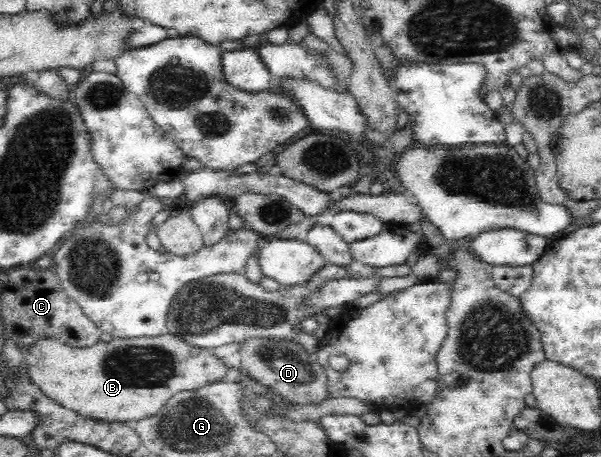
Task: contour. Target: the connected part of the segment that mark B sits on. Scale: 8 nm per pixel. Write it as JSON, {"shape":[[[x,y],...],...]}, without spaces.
{"shape":[[[168,334],[153,338],[113,338],[109,343],[100,341],[91,347],[71,347],[57,339],[37,339],[23,354],[28,380],[47,397],[67,409],[75,410],[83,418],[112,422],[136,422],[155,415],[179,391],[206,386],[223,380],[229,374],[223,360],[213,356],[210,351],[188,345]]]}

